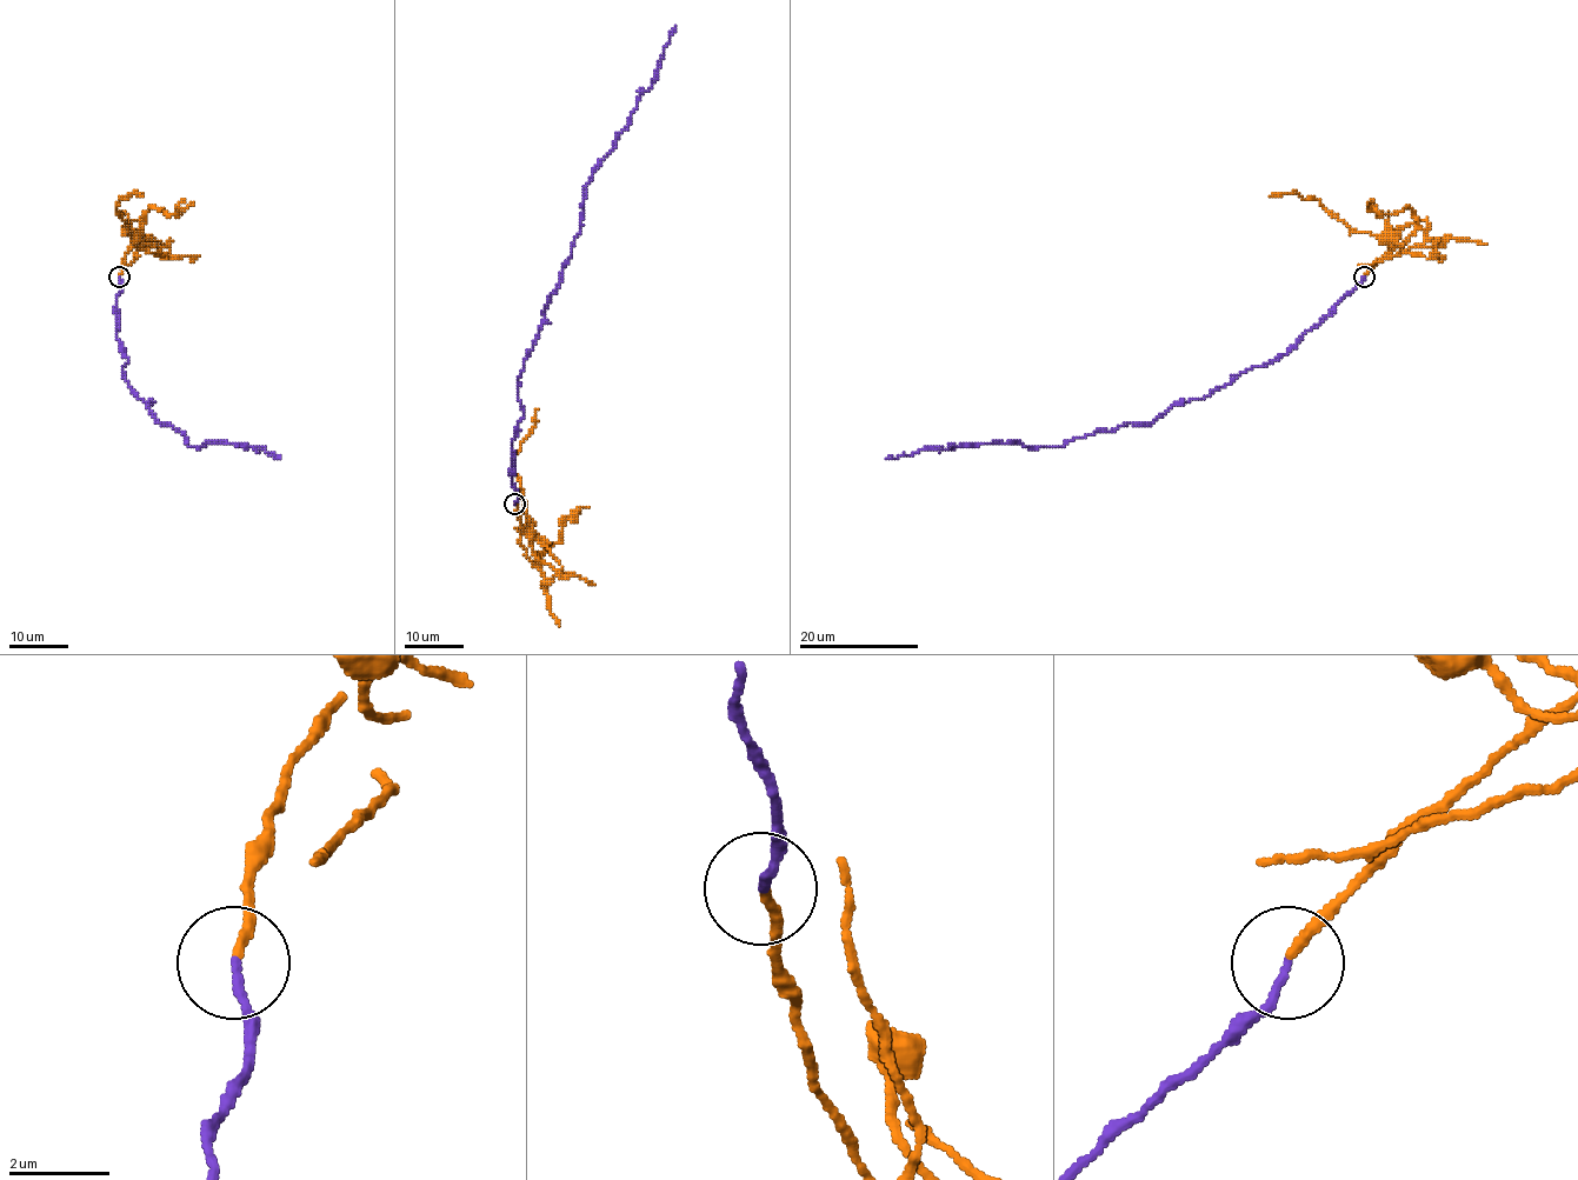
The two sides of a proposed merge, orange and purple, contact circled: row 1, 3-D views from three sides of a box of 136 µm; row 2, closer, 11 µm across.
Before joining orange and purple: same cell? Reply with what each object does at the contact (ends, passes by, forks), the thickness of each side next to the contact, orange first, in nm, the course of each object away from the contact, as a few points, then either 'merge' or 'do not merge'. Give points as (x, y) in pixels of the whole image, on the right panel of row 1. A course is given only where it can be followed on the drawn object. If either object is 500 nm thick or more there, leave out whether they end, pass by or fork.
orange ends; purple ends; calibres 190 and 160 nm; course orange (1364, 275), (1417, 227), (1426, 232), (1427, 222), (1376, 235), (1352, 230), (1318, 200), (1297, 193), (1269, 197); course purple (1364, 278), (1286, 352), (1199, 399), (1171, 405), (1150, 424), (1123, 424), (1059, 447), (986, 442), (885, 459); do not merge

